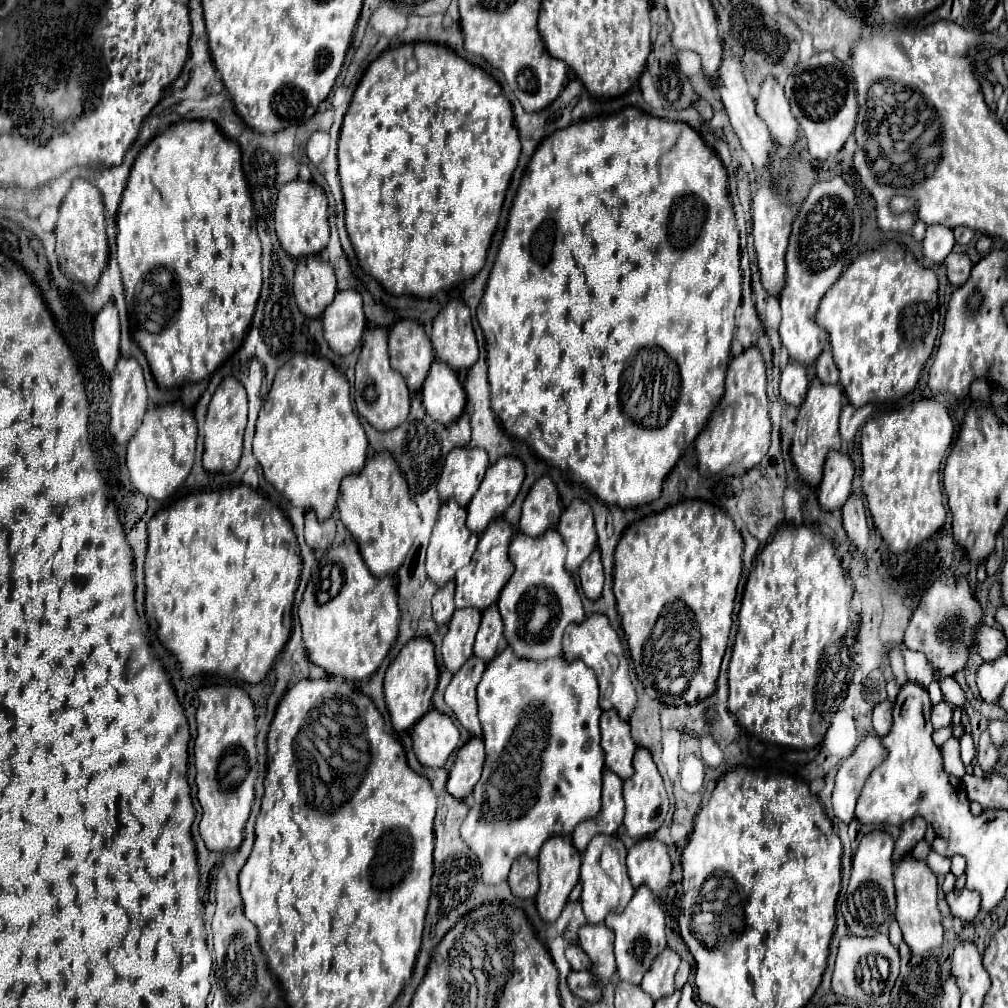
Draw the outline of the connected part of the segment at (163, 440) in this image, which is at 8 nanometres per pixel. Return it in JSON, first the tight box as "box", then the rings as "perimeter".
{"box":[126,403,196,499],"perimeter":[[[182,403],[156,407],[156,409],[146,413],[144,423],[142,423],[136,439],[132,439],[128,443],[126,467],[128,467],[128,473],[130,473],[130,481],[146,497],[166,499],[168,495],[172,495],[186,481],[186,477],[188,477],[188,473],[194,465],[194,449],[196,449],[196,419],[194,419],[194,413],[190,409],[184,409]]]}

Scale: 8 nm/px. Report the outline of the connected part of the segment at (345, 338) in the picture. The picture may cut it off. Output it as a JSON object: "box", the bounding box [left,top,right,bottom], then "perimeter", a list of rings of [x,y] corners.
{"box":[322,291,366,353],"perimeter":[[[338,291],[322,315],[324,337],[334,353],[352,353],[366,329],[362,297],[356,291]]]}

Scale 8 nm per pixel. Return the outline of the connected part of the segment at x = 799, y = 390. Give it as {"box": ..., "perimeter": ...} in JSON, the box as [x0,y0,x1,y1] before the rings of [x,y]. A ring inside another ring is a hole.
{"box":[780,361,808,407],"perimeter":[[[790,361],[780,377],[780,397],[786,401],[786,405],[800,407],[804,403],[806,391],[808,391],[806,367],[800,367],[800,363]]]}

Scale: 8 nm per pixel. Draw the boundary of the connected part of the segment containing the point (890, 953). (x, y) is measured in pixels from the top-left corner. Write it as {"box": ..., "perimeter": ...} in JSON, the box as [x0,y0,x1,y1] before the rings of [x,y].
{"box":[832,935,900,1005],"perimeter":[[[848,935],[840,941],[840,949],[838,949],[838,957],[836,957],[836,967],[834,967],[834,975],[832,975],[832,991],[836,995],[848,997],[860,1005],[886,1005],[890,1000],[890,991],[885,988],[882,995],[872,995],[866,997],[864,989],[858,985],[856,979],[856,967],[860,965],[862,959],[866,959],[868,955],[882,955],[890,961],[890,987],[894,983],[894,979],[898,977],[898,967],[900,967],[900,957],[898,957],[898,949],[888,941],[888,935],[878,935],[878,937],[856,937],[856,935]]]}

